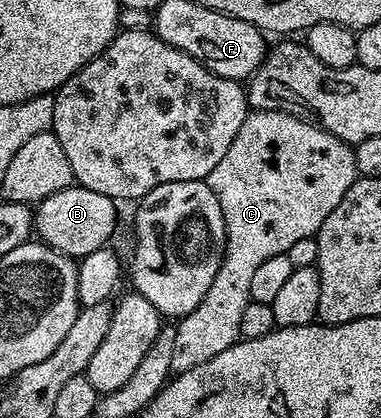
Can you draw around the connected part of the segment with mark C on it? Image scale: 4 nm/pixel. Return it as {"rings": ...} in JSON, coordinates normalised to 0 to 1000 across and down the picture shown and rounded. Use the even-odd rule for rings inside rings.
{"rings":[[[664,263],[638,287],[638,306],[617,316],[617,335],[606,335],[606,354],[596,354],[585,383],[554,402],[543,433],[554,459],[564,459],[564,478],[575,478],[575,498],[585,498],[585,526],[596,545],[591,610],[564,670],[554,670],[554,689],[543,689],[543,708],[522,718],[522,737],[462,773],[449,864],[454,890],[478,895],[522,871],[543,871],[554,852],[596,842],[596,833],[627,816],[627,763],[638,756],[638,737],[648,737],[659,720],[654,682],[669,641],[680,641],[680,632],[711,612],[756,608],[780,577],[832,562],[848,526],[879,507],[879,488],[911,469],[911,450],[921,450],[927,433],[942,423],[927,349],[890,335],[829,289],[808,289],[798,292],[748,263]]]}

